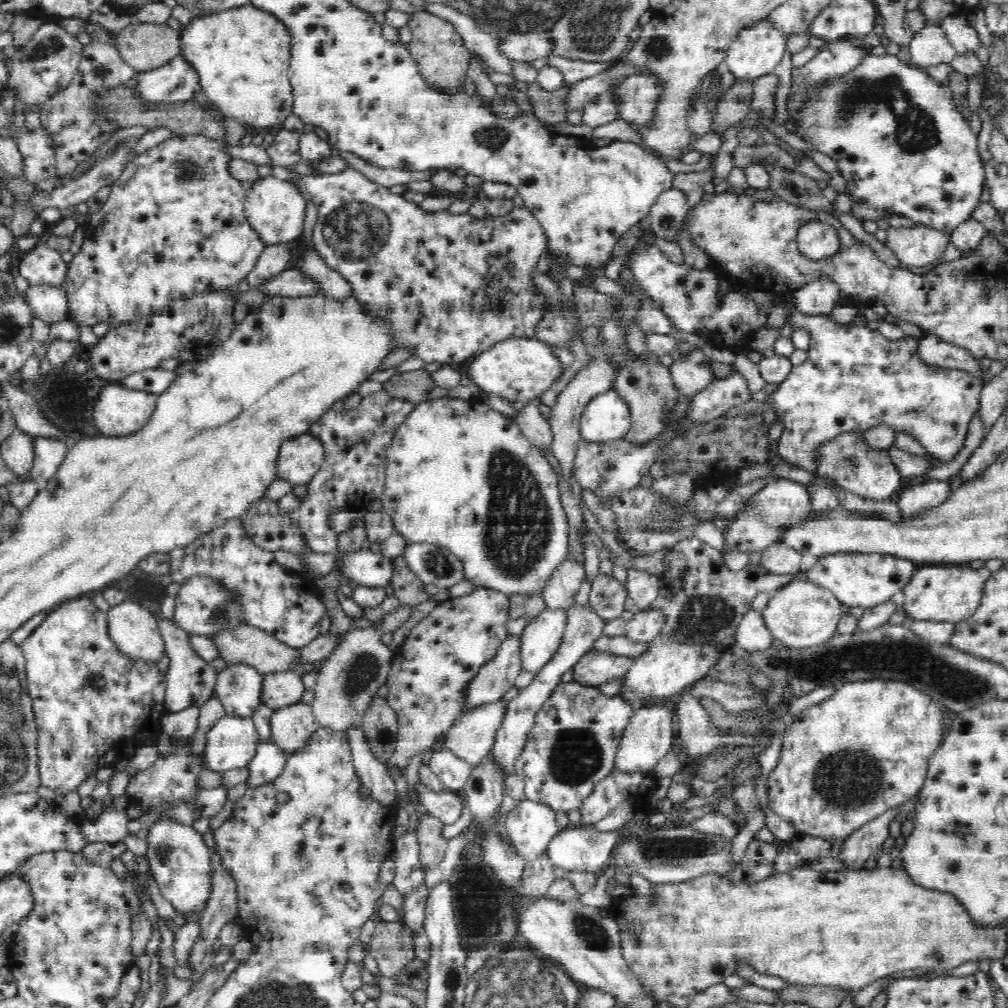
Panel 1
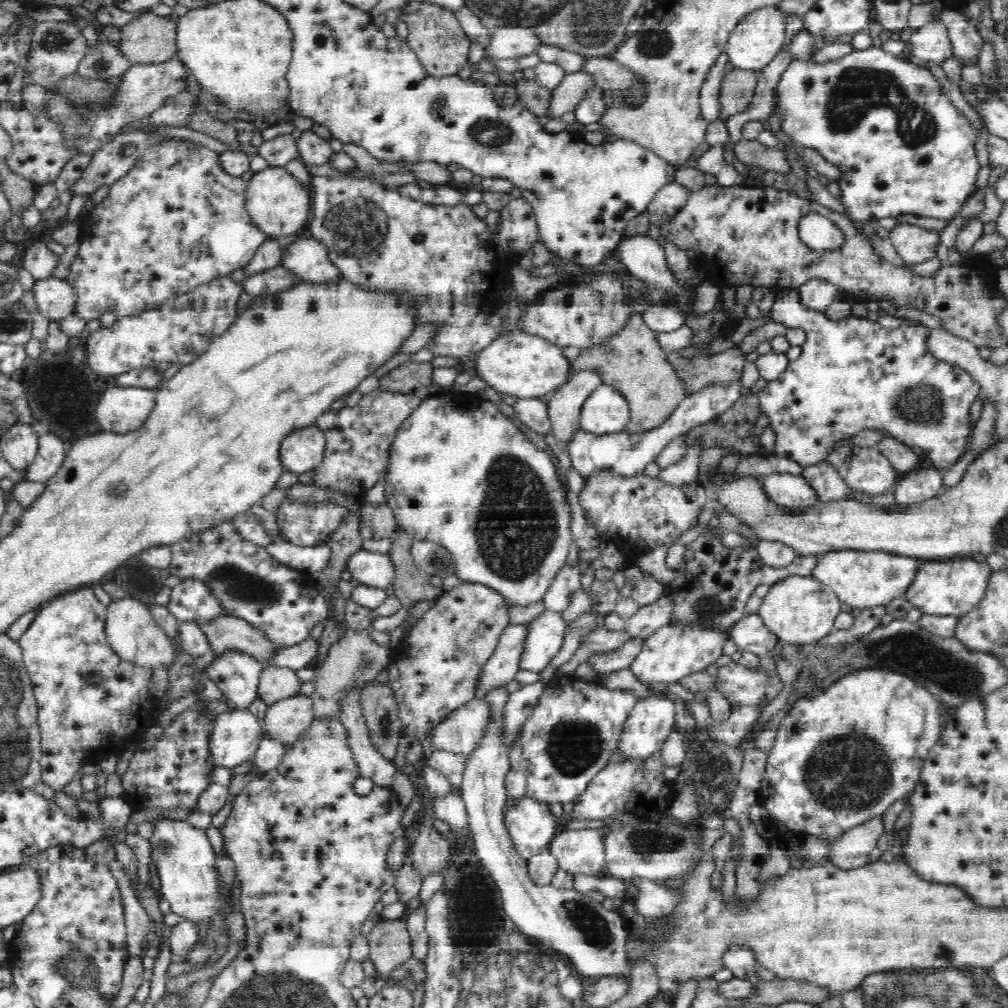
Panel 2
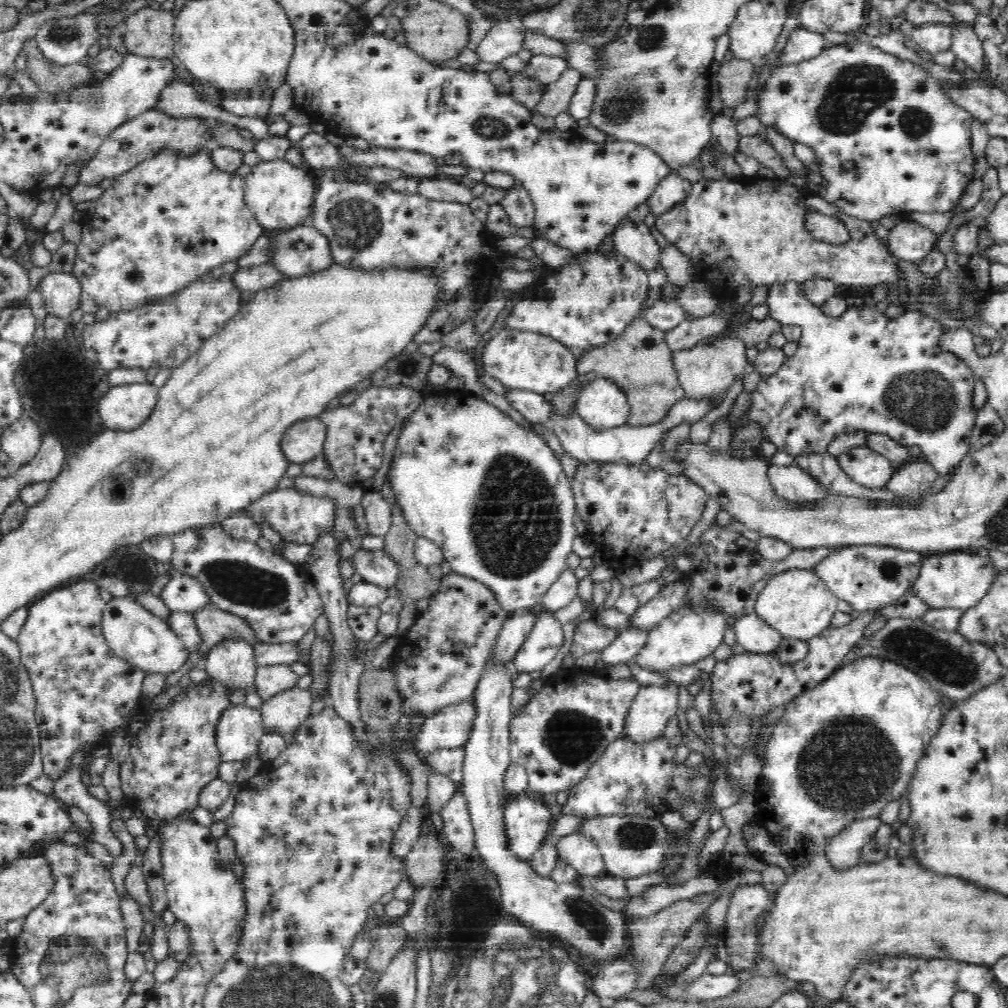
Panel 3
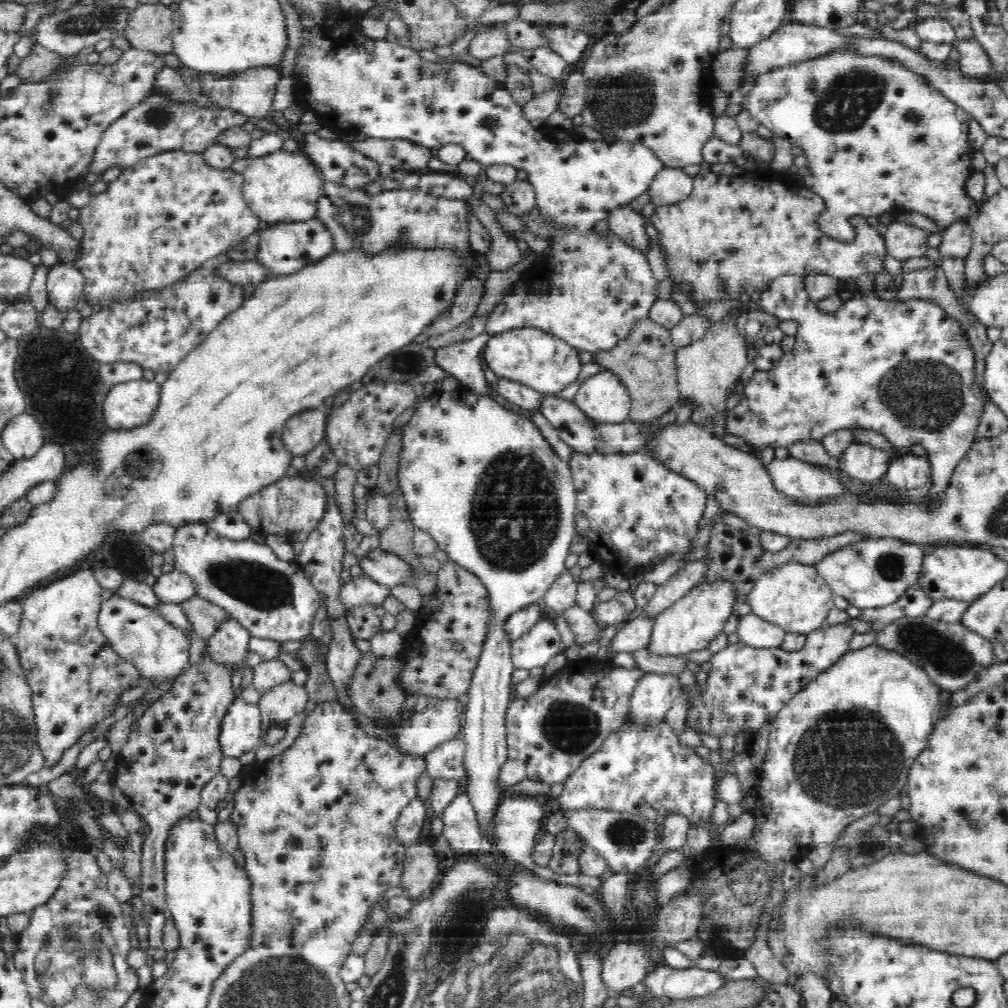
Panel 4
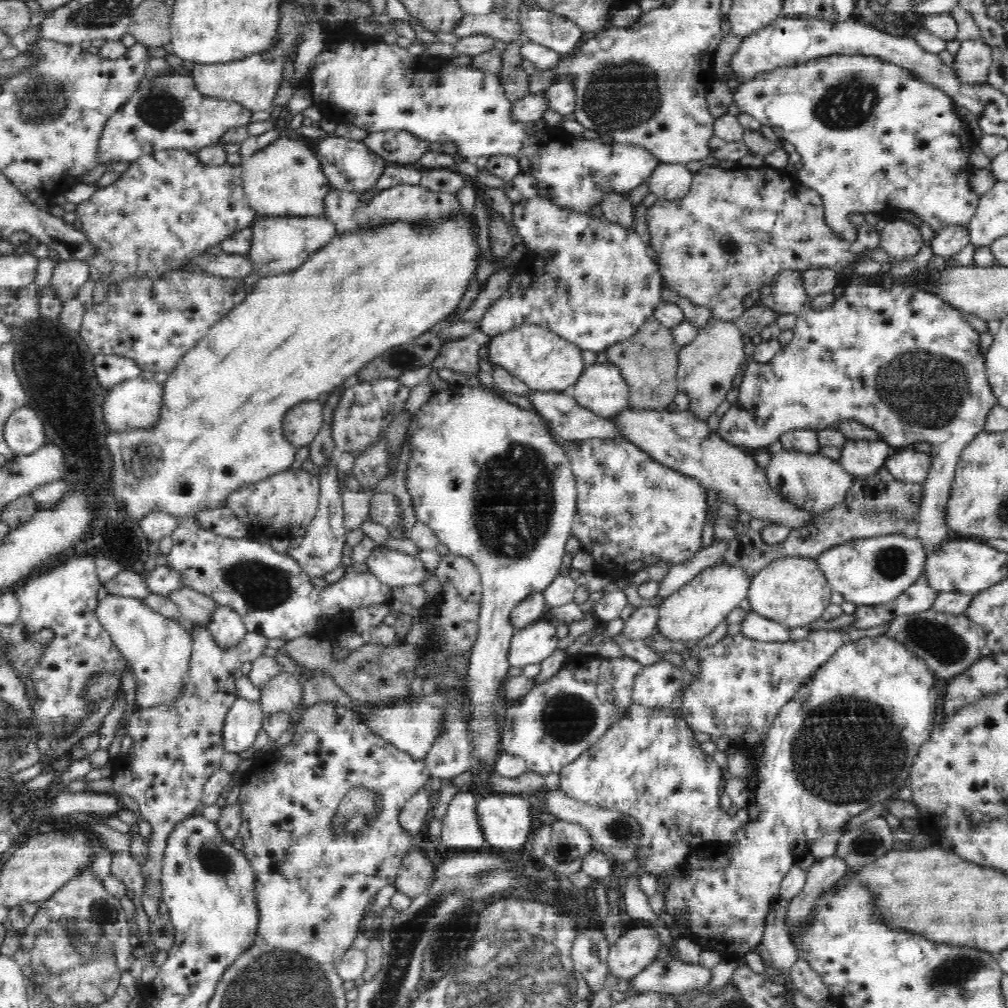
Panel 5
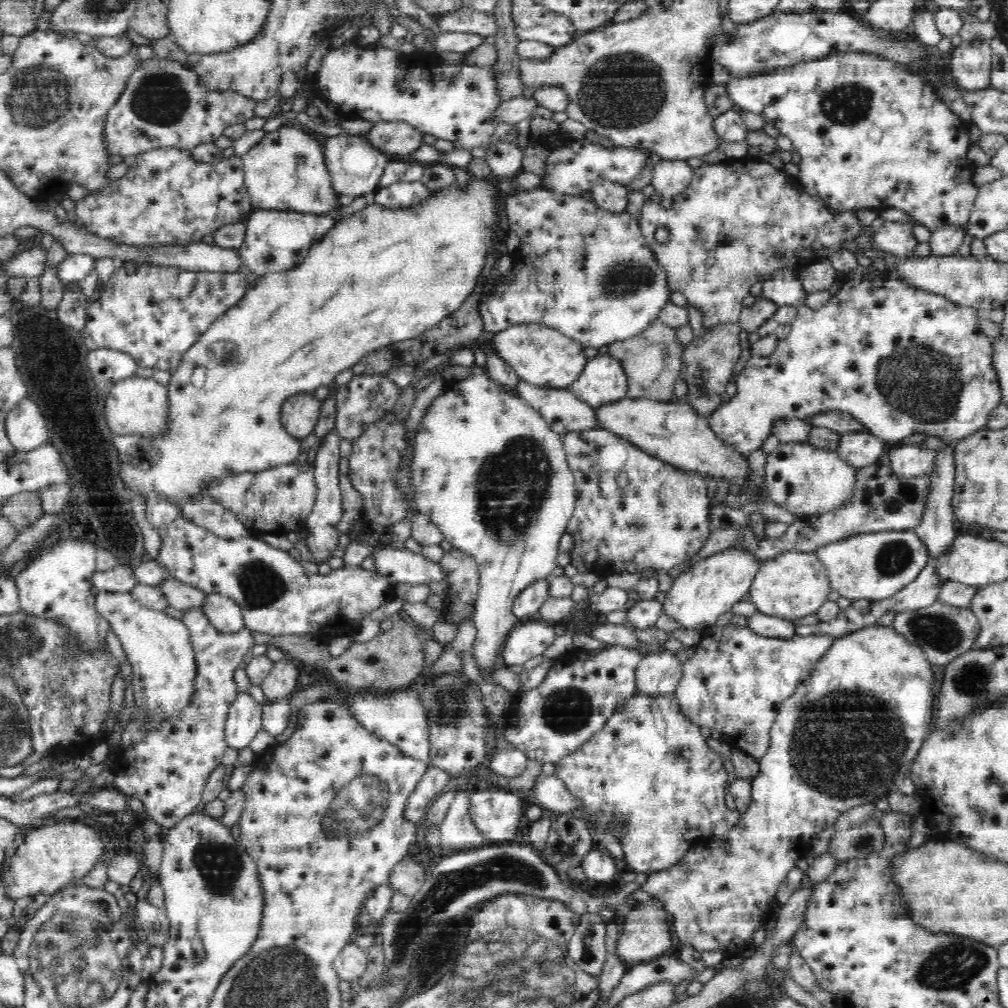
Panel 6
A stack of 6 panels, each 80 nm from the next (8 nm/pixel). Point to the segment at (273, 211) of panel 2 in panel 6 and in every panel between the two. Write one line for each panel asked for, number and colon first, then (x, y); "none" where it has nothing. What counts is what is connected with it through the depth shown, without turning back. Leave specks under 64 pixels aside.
3: (280, 196)
4: (282, 188)
5: (286, 180)
6: (285, 172)

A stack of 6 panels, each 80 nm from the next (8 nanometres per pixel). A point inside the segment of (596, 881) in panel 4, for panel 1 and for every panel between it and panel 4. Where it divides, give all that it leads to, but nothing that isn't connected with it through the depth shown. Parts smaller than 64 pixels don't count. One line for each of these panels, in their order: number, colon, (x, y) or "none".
1: (531, 825)
2: (531, 824)
3: (529, 821)

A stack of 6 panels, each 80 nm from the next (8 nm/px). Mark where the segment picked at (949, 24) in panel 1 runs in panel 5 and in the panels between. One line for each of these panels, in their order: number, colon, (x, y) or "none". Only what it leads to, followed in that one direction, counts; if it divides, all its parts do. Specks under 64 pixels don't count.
2: (966, 41)
3: (966, 45)
4: (974, 62)
5: (973, 61)

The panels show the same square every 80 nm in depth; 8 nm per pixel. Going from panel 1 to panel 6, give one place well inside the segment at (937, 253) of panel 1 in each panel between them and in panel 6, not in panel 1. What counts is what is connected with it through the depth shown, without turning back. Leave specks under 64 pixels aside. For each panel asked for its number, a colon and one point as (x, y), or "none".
2: (915, 245)
3: (909, 241)
4: (904, 241)
5: (899, 239)
6: (898, 238)

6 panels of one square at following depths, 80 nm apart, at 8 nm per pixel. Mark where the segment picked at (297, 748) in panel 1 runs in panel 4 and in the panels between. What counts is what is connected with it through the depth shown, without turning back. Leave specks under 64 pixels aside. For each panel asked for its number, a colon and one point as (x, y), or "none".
2: (288, 721)
3: (284, 714)
4: (286, 701)

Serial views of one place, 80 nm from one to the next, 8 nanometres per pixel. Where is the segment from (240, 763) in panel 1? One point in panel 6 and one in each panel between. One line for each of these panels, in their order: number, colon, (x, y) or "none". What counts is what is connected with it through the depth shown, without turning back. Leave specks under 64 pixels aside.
2: (235, 735)
3: (238, 734)
4: (241, 731)
5: (243, 722)
6: (243, 722)

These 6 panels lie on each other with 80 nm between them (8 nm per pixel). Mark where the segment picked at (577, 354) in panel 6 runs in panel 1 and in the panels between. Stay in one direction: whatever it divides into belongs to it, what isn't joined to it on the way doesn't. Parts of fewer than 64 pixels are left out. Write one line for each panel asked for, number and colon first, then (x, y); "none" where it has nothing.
1: (519, 370)
2: (525, 366)
3: (522, 362)
4: (545, 363)
5: (545, 362)

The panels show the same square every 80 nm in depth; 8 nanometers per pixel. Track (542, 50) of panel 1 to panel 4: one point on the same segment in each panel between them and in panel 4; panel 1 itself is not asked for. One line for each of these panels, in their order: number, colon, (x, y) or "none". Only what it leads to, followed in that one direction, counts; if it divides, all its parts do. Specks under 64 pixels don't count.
2: (514, 42)
3: (504, 39)
4: (495, 43)

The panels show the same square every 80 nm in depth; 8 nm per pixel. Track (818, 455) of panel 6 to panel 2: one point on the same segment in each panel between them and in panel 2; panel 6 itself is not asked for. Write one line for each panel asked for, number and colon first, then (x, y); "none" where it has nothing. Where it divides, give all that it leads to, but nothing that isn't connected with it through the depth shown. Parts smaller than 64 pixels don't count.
2: (789, 494)
3: (791, 483)
4: (795, 480)
5: (814, 482)

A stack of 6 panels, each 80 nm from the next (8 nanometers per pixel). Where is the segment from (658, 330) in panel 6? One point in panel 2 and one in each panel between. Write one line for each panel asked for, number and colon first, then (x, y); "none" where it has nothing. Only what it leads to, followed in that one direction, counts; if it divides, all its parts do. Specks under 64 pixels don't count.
2: (631, 362)
3: (637, 361)
4: (644, 363)
5: (647, 361)

